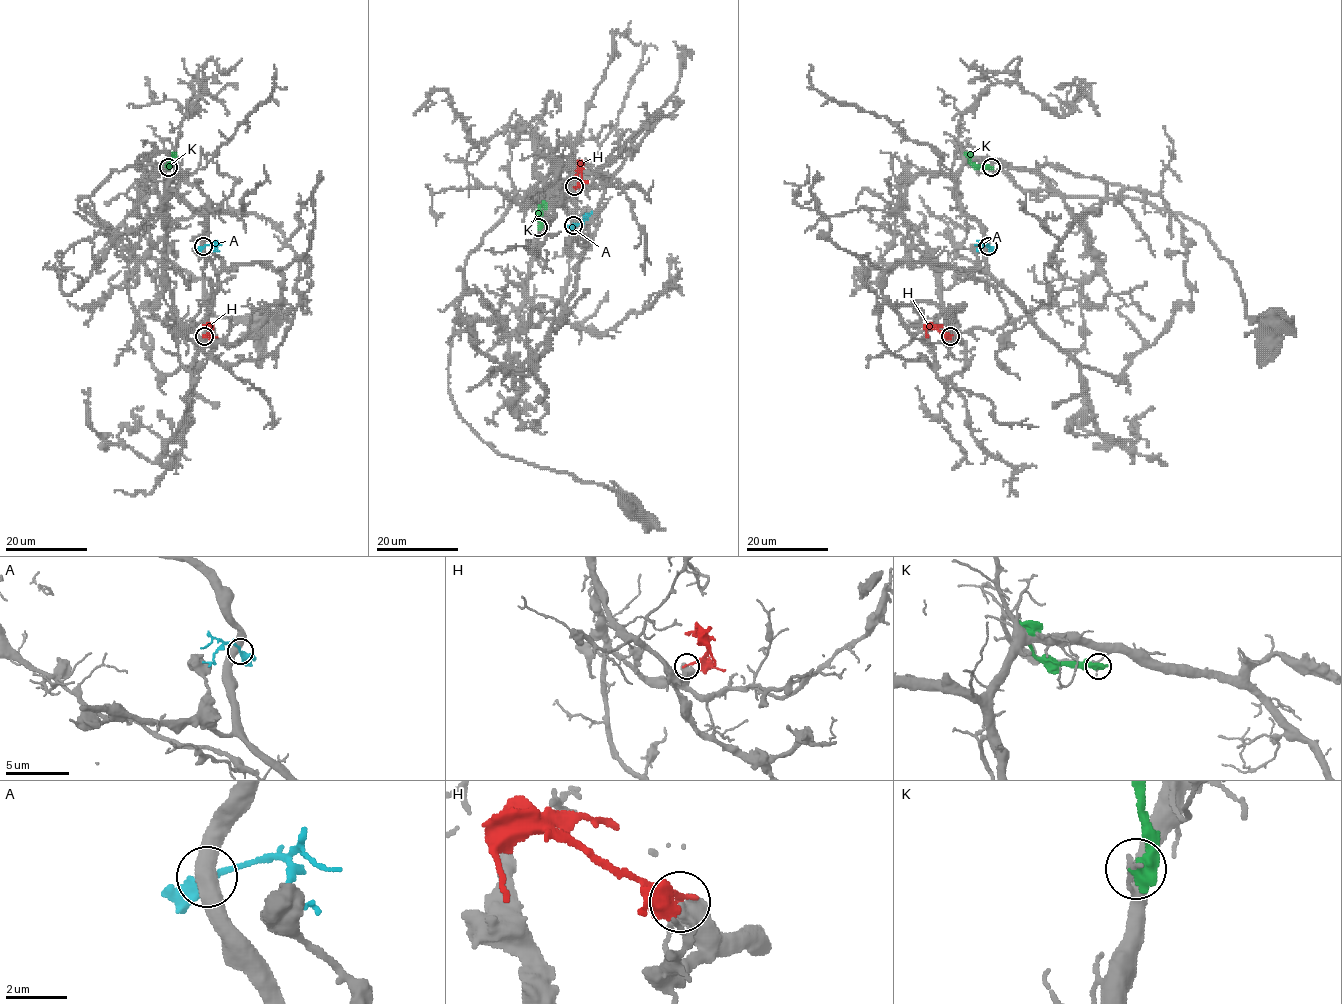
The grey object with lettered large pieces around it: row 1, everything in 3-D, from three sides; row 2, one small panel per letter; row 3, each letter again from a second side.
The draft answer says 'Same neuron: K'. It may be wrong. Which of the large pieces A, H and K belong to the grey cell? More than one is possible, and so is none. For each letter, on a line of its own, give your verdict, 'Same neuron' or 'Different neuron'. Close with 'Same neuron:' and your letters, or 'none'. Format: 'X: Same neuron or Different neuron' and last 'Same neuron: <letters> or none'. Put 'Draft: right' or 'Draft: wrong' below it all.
A: Different neuron
H: Different neuron
K: Different neuron
Same neuron: none
Draft: wrong

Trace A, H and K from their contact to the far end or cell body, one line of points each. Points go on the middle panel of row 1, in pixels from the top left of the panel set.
A: (573, 225), (581, 223), (588, 213)
H: (574, 186), (581, 179), (580, 164), (584, 163)
K: (539, 227), (539, 207), (544, 201)

